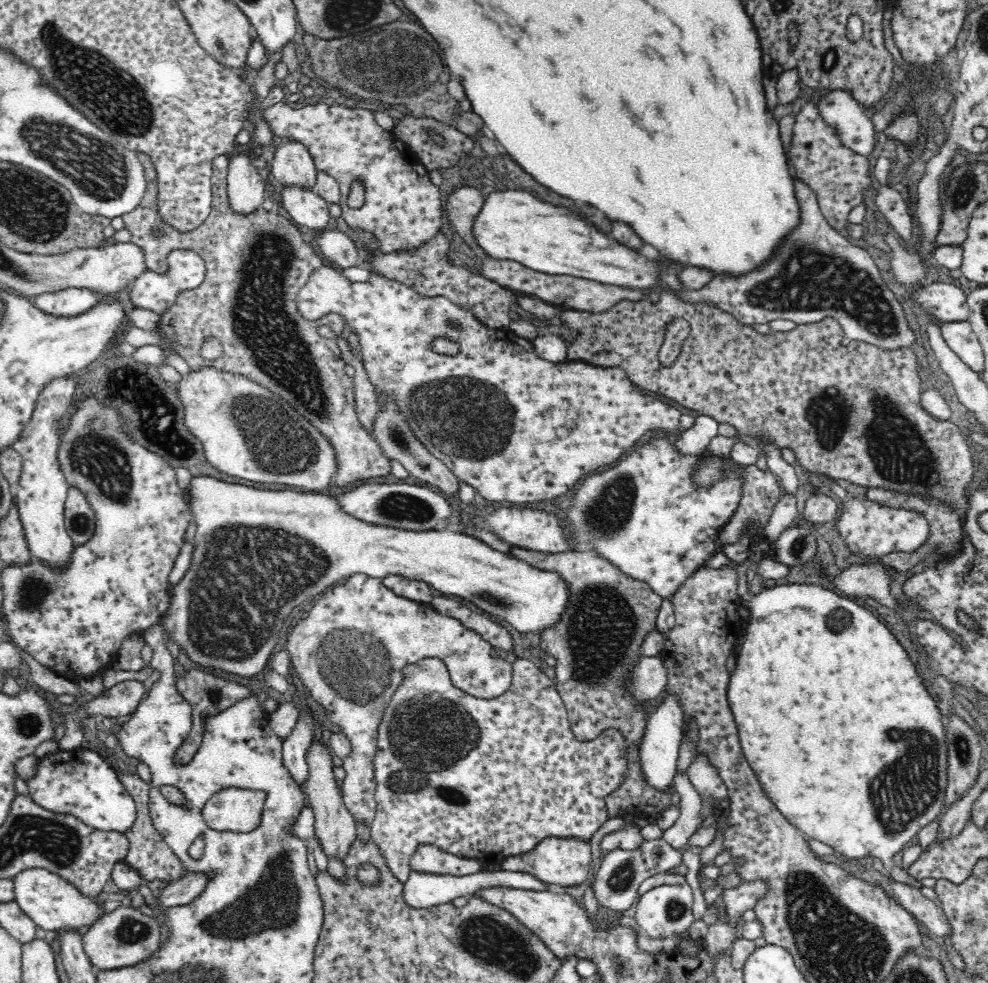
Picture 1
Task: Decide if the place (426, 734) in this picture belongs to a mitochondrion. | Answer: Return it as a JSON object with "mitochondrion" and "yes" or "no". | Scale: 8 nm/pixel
{"mitochondrion":"yes"}

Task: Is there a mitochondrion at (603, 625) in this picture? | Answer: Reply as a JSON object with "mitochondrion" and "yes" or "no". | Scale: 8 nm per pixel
{"mitochondrion":"yes"}

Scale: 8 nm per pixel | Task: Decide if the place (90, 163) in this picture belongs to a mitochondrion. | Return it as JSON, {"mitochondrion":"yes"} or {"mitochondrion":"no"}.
{"mitochondrion":"yes"}

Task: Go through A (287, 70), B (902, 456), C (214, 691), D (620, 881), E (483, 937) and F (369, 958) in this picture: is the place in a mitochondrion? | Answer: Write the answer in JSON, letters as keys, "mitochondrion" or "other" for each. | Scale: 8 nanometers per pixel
{"A":"other","B":"mitochondrion","C":"mitochondrion","D":"mitochondrion","E":"mitochondrion","F":"mitochondrion"}

